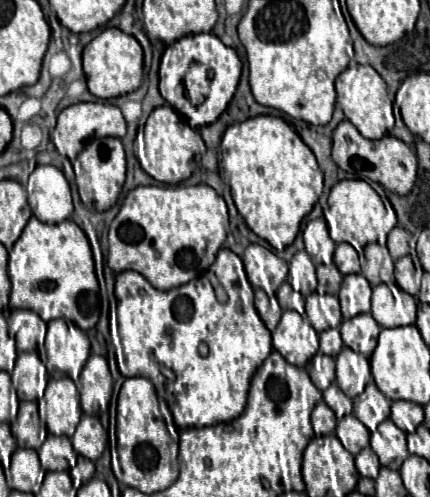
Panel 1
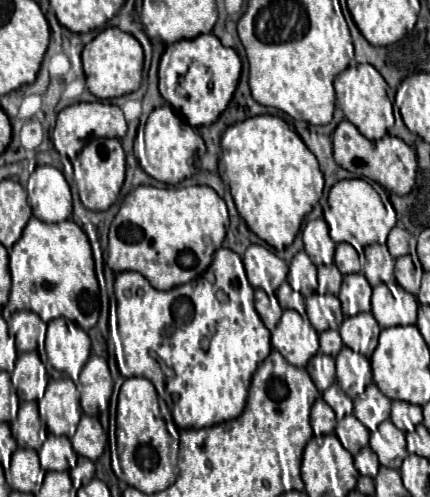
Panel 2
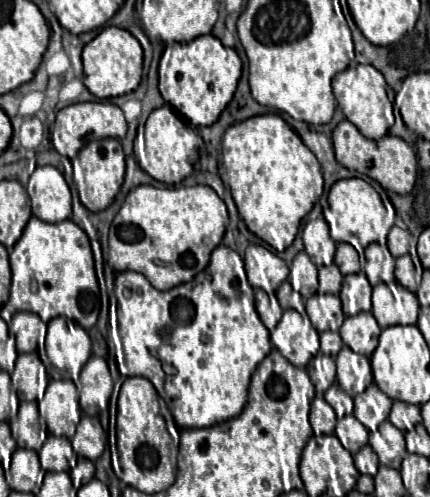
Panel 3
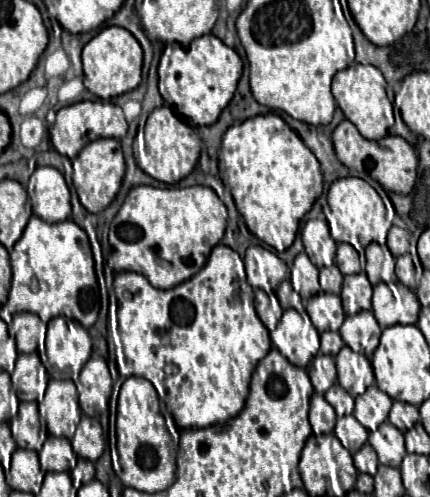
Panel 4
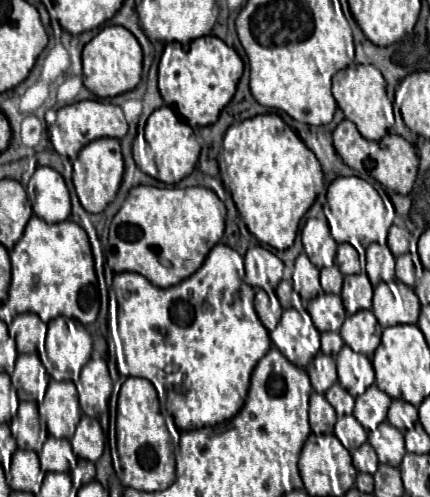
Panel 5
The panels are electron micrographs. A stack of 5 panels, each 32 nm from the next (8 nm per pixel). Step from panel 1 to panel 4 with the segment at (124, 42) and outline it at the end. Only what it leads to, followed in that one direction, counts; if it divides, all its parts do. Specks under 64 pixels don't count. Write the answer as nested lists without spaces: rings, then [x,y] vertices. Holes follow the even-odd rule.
[[[108,26],[96,34],[82,50],[84,86],[98,98],[114,98],[134,90],[142,80],[142,48],[138,40],[120,26]]]

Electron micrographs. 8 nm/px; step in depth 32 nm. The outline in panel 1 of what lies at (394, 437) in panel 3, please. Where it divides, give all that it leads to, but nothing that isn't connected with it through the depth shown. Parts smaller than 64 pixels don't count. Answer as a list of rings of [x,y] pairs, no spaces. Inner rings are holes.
[[[384,420],[376,432],[370,436],[370,448],[378,454],[380,464],[392,470],[398,470],[402,462],[408,458],[406,434],[392,424],[392,420]]]

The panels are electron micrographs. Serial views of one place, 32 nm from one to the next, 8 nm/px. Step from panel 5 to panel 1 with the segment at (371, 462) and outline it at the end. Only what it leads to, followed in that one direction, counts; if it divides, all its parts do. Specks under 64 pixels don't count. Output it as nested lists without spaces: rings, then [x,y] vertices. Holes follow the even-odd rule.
[[[364,448],[354,460],[356,460],[356,468],[358,468],[358,472],[362,476],[368,476],[368,478],[378,476],[380,462],[378,462],[378,456],[372,452],[372,448]]]

